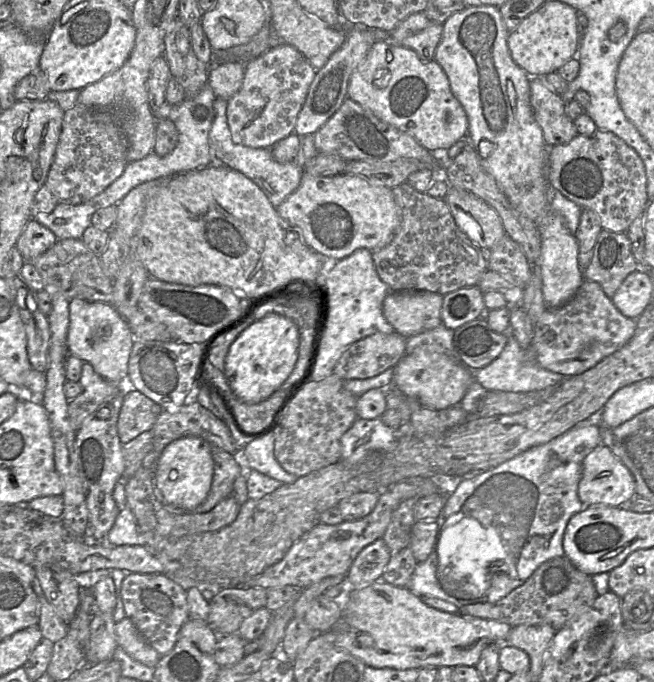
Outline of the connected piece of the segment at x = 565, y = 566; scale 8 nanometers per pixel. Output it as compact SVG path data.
M566 557L551 559L542 564L524 584L494 603L475 603L459 608L460 615L494 620L510 625L550 625L556 631L587 611L598 593L592 576L578 570Z

